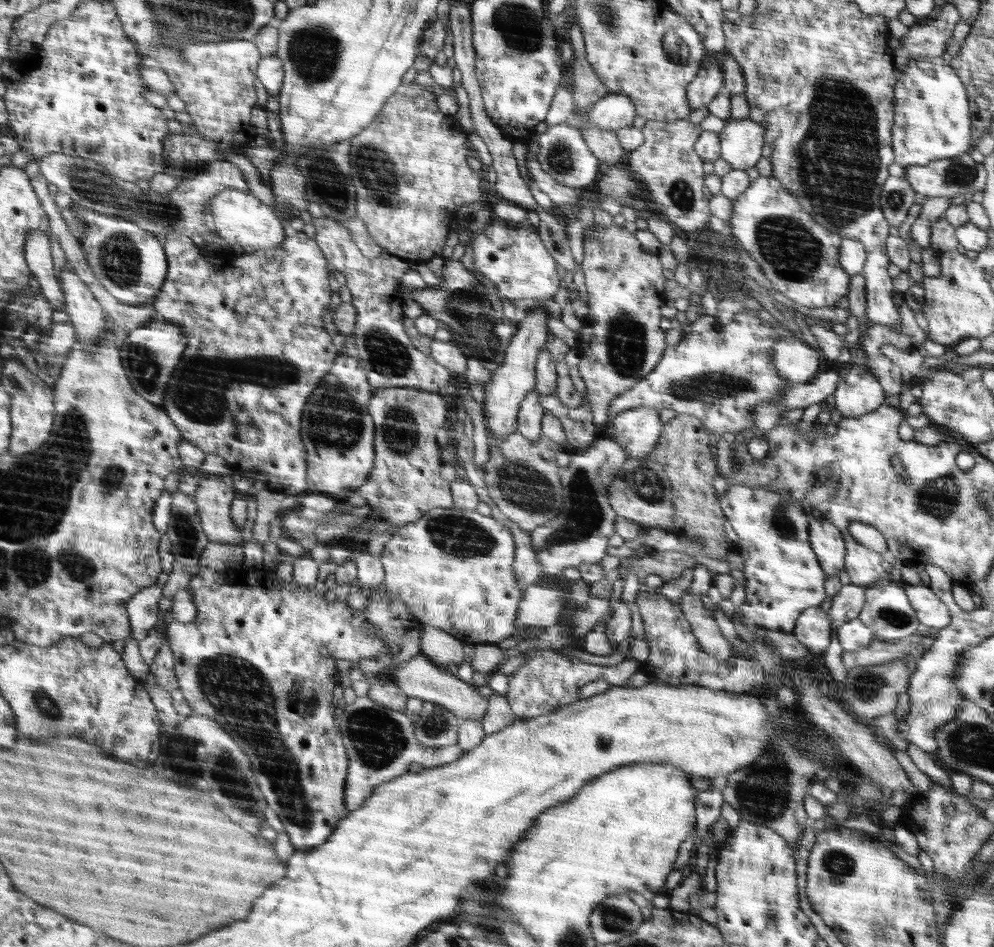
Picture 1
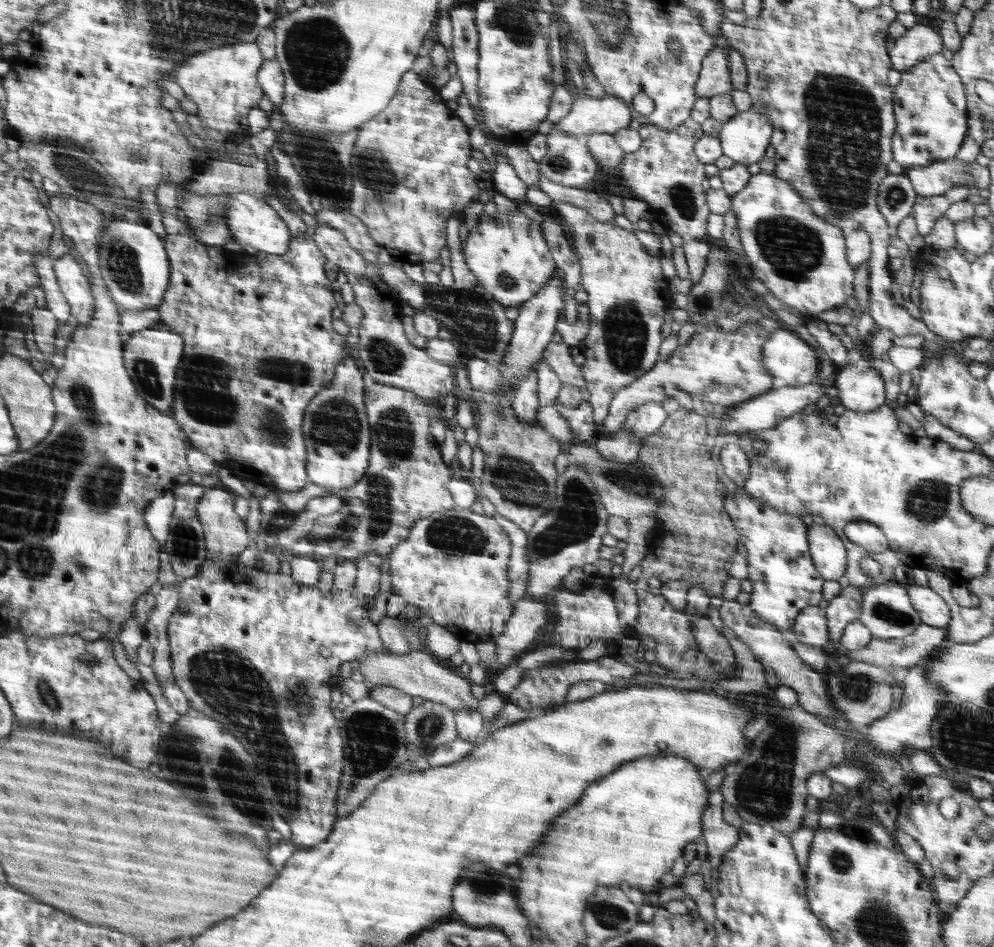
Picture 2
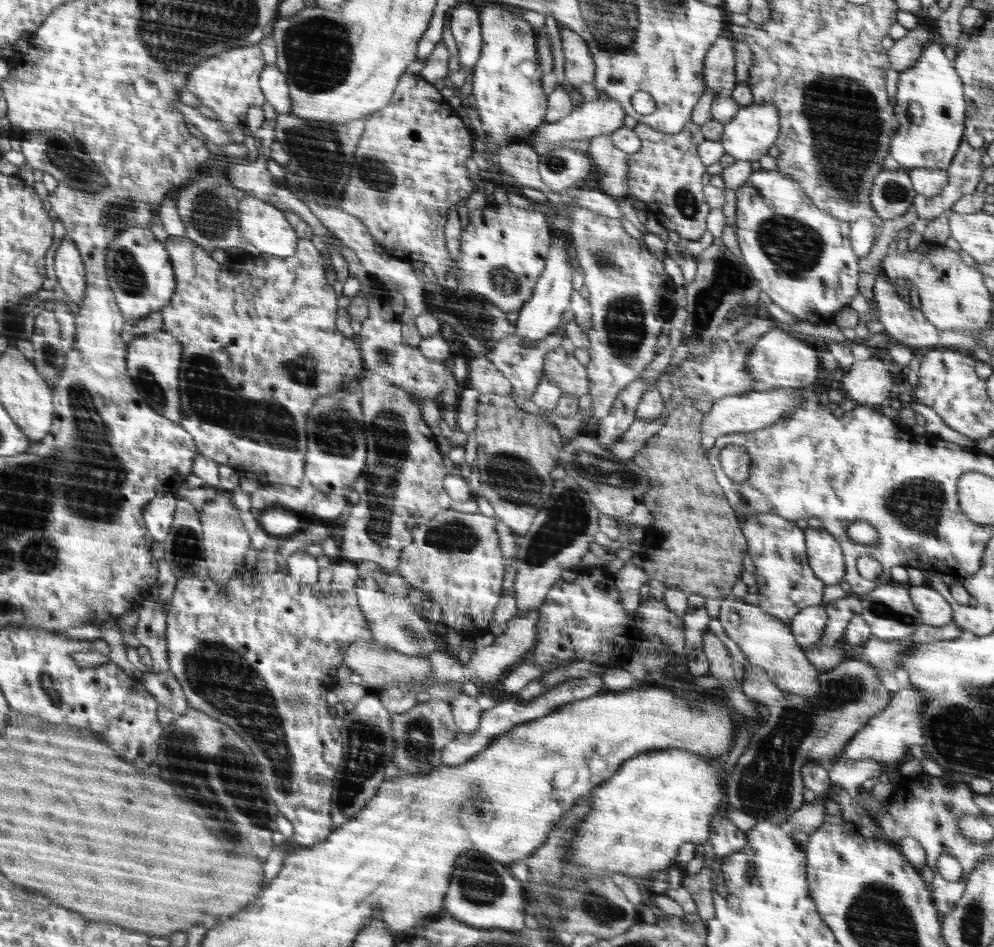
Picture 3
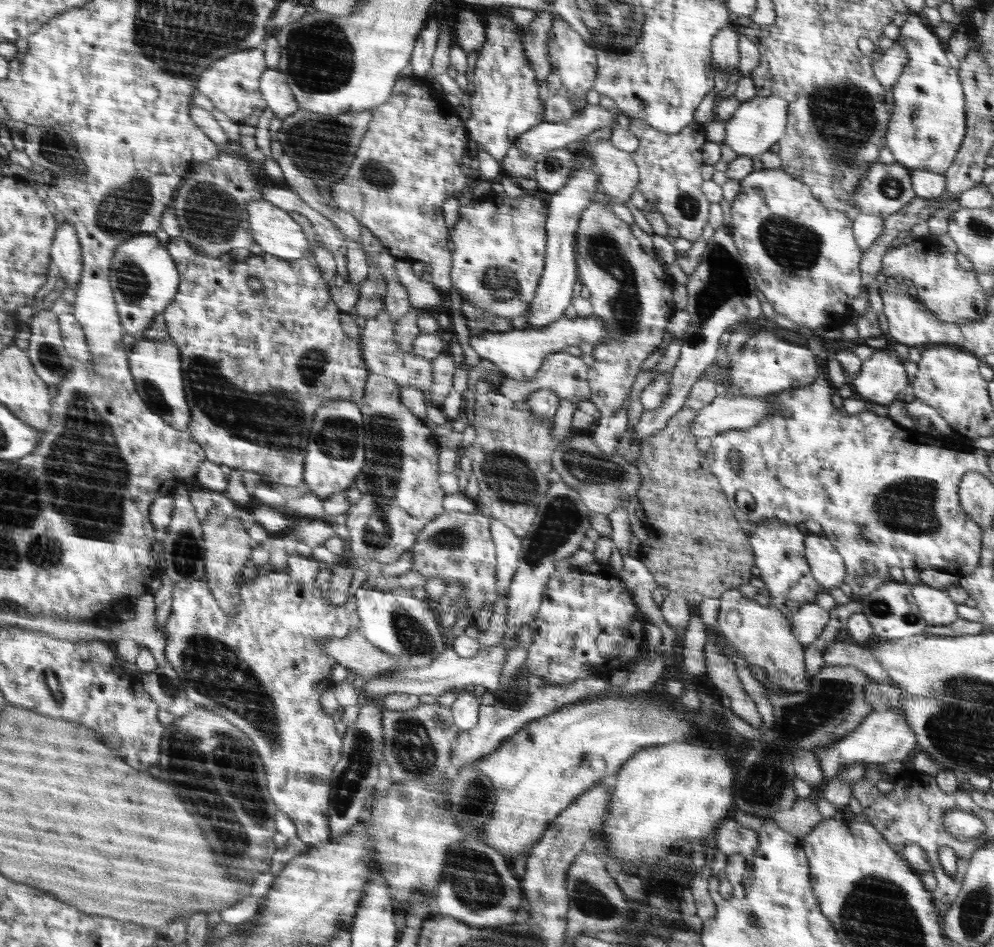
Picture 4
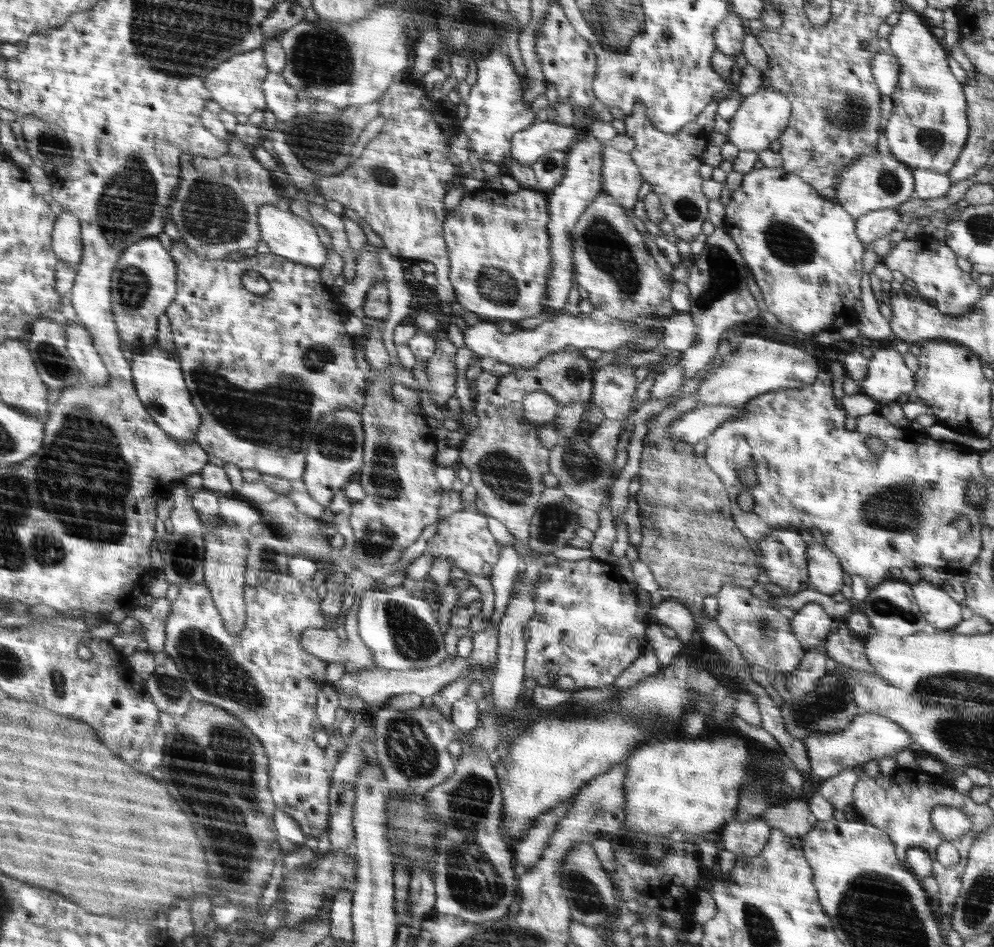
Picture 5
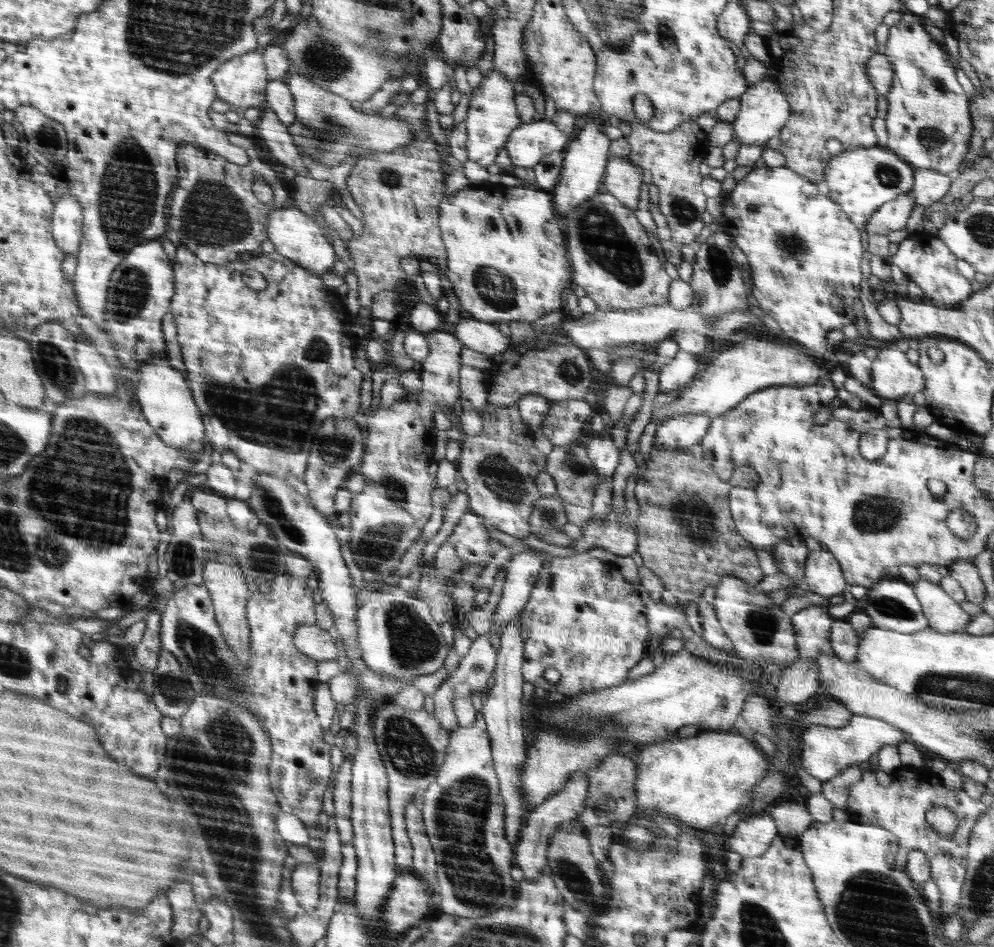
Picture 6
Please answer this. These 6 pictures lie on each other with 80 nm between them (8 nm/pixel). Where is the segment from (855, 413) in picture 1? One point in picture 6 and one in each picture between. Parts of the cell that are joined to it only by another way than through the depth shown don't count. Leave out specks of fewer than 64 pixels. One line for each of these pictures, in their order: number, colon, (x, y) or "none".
2: (860, 387)
3: (867, 382)
4: (881, 377)
5: (887, 377)
6: (893, 376)

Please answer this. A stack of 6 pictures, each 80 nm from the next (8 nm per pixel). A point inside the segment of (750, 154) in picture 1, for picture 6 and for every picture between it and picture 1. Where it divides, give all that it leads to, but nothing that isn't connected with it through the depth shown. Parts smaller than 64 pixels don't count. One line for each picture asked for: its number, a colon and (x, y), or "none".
2: (745, 138)
3: (751, 133)
4: (758, 124)
5: (762, 118)
6: (764, 110)

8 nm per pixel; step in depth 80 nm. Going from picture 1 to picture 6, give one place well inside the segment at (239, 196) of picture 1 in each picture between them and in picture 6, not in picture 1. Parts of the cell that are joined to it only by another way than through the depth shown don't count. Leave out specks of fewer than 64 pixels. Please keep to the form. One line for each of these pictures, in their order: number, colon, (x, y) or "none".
2: (255, 226)
3: (263, 227)
4: (277, 234)
5: (287, 235)
6: (293, 234)

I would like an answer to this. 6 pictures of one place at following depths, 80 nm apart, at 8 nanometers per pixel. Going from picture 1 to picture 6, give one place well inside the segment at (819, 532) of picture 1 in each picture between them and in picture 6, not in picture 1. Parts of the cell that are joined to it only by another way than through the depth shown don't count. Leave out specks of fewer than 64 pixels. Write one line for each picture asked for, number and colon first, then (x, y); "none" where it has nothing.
2: (826, 547)
3: (824, 552)
4: (825, 562)
5: (825, 573)
6: (823, 577)

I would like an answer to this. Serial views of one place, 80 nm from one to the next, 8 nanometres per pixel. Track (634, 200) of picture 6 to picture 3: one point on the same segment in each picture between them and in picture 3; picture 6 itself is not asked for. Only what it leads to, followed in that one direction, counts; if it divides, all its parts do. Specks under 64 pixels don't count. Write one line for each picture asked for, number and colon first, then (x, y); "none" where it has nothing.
3: (613, 164)
4: (618, 173)
5: (621, 178)

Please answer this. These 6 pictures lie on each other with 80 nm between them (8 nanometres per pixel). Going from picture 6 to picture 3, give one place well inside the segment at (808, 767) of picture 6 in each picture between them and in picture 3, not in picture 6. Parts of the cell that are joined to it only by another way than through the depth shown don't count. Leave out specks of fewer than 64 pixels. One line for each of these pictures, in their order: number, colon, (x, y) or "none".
3: (887, 738)
4: (884, 735)
5: (871, 736)

